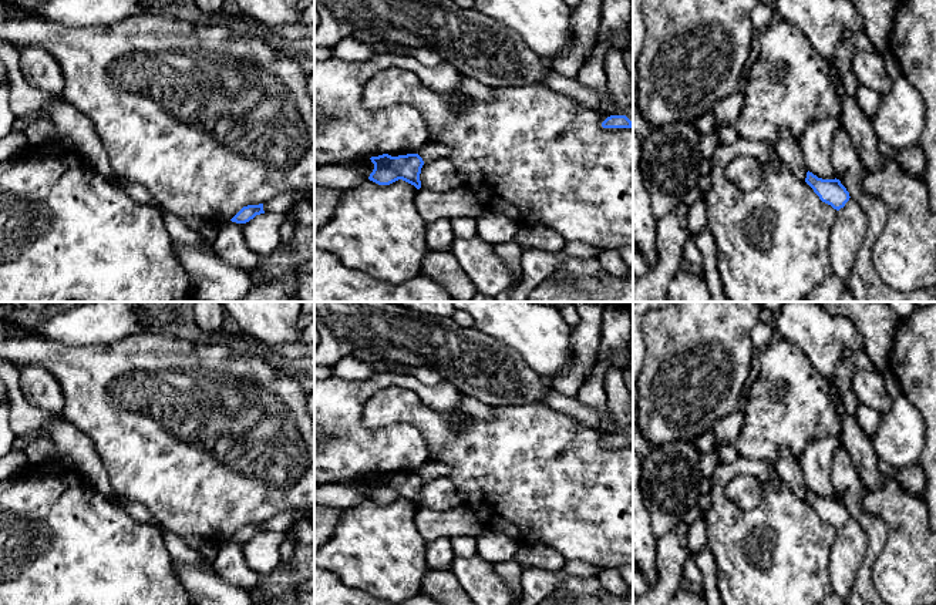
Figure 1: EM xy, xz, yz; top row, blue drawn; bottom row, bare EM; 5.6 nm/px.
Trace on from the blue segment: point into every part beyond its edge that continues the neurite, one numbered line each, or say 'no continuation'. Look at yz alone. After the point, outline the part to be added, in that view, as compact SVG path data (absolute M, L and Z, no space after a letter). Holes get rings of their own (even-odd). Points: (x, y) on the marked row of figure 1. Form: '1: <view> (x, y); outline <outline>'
no continuation

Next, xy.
no continuation

